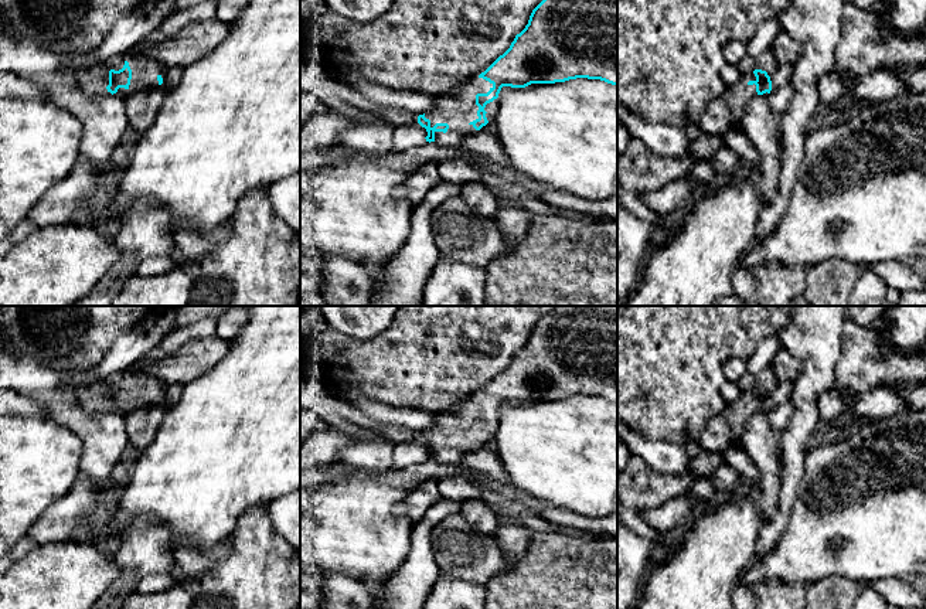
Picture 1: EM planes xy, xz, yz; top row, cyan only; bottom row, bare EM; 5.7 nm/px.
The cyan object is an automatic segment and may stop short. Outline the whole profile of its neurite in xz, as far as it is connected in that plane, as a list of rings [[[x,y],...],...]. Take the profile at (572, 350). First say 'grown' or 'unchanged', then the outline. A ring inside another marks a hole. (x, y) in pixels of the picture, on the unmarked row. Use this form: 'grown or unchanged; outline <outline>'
grown; outline [[[554,306],[531,330],[525,346],[515,353],[510,365],[484,389],[443,412],[436,425],[418,433],[416,439],[398,442],[394,448],[392,470],[426,462],[460,465],[464,453],[483,448],[494,438],[503,404],[525,405],[531,401],[555,401],[576,395],[600,397],[617,402],[617,306]]]

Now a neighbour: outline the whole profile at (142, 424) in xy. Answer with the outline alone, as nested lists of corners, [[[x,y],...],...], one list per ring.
[[[166,398],[157,405],[137,408],[125,415],[127,445],[143,452],[153,442],[168,406]]]

